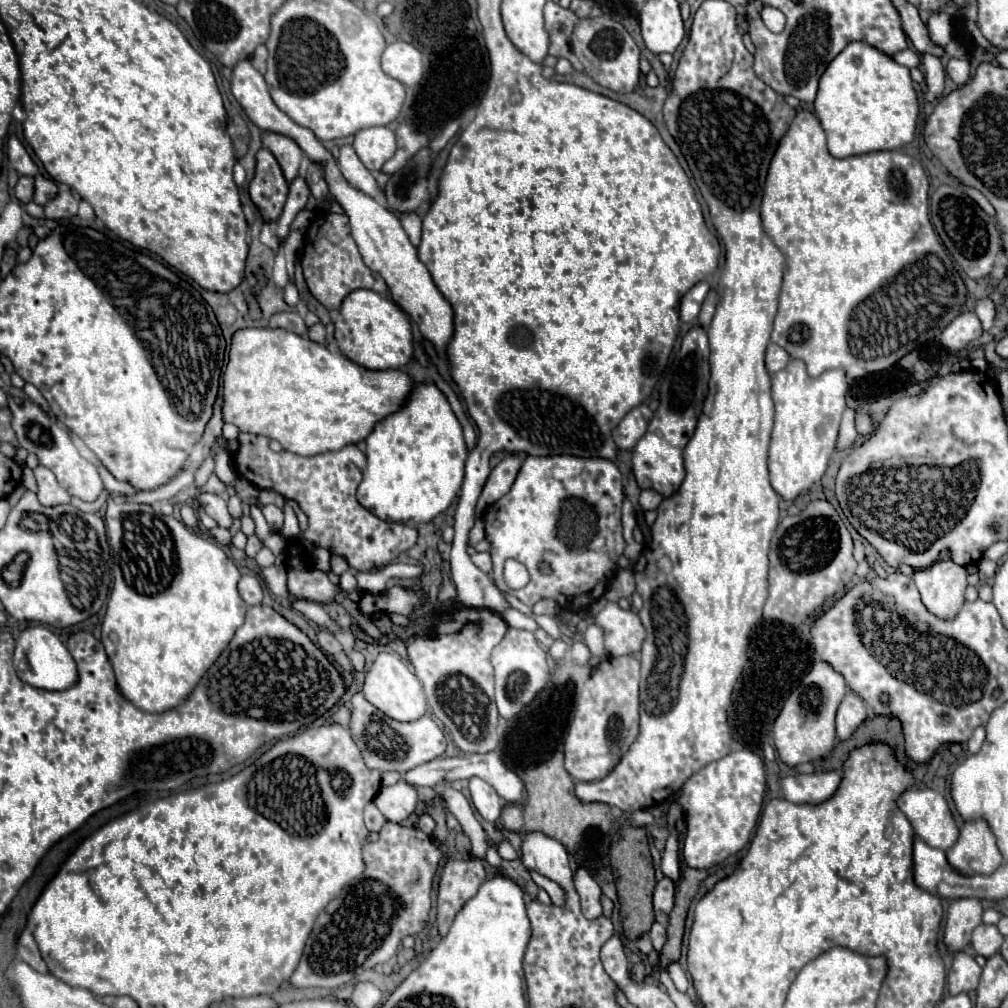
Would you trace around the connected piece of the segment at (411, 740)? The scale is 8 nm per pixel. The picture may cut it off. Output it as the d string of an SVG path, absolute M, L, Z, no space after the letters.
M356 692L352 696L352 704L354 710L350 720L350 732L366 760L366 766L376 768L380 772L396 770L404 774L424 762L440 758L446 752L446 736L430 716L422 716L414 722L396 722L382 714L378 708L374 708L362 692Z

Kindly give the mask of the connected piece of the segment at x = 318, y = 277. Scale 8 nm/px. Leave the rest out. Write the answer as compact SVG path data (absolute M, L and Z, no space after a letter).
M326 214L322 226L318 228L318 222L314 222L308 228L308 242L304 248L304 256L302 256L302 268L304 268L304 280L308 284L308 290L312 292L312 296L326 306L326 310L338 310L342 300L358 288L366 288L366 290L374 290L378 294L386 294L386 282L364 264L356 242L350 234L350 224L348 224L348 216L346 214Z

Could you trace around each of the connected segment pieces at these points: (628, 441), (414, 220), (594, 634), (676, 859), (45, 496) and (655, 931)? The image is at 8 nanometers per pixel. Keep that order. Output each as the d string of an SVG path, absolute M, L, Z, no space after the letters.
M646 404L632 408L614 430L616 446L620 450L632 450L636 442L644 436L650 420L652 420L652 410Z
M396 212L396 214L398 214L398 218L400 218L406 234L410 236L410 242L412 242L414 246L418 246L418 244L420 244L420 224L422 224L420 216L418 216L416 212Z
M590 624L584 632L584 642L590 650L590 660L588 660L588 666L596 666L600 664L606 654L604 654L604 644L602 644L602 628L596 626L596 624Z
M672 832L672 834L668 836L668 840L666 840L664 854L662 854L662 864L660 864L660 870L664 872L664 876L672 878L674 882L678 882L680 879L680 847L678 834L676 834L676 832Z
M36 466L34 474L38 482L38 500L42 506L60 506L70 502L70 494L58 484L52 470L46 466Z
M654 924L650 930L650 938L652 938L654 950L659 953L666 942L666 928L662 924Z

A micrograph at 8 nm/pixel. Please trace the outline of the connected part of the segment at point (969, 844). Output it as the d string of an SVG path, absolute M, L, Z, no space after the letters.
M984 820L964 824L956 844L946 852L948 864L964 876L992 874L1000 866L1002 856L996 846L996 838Z

